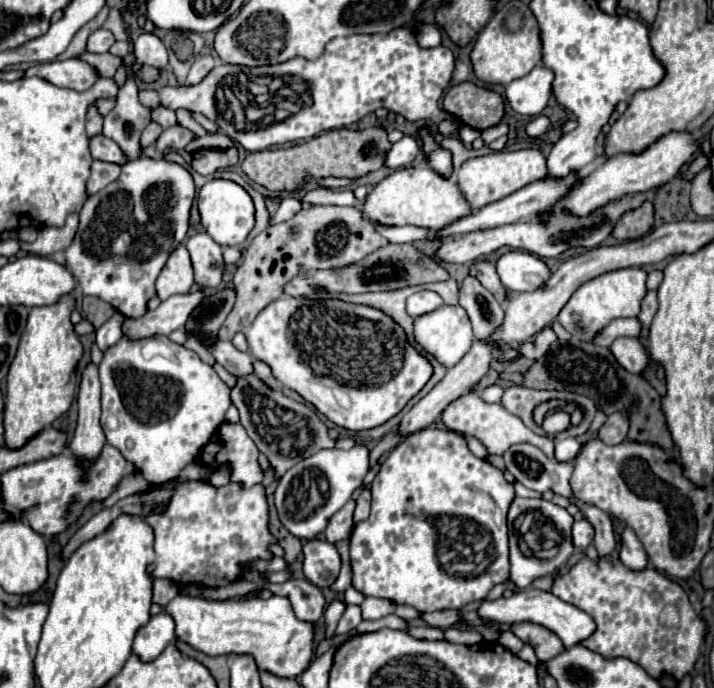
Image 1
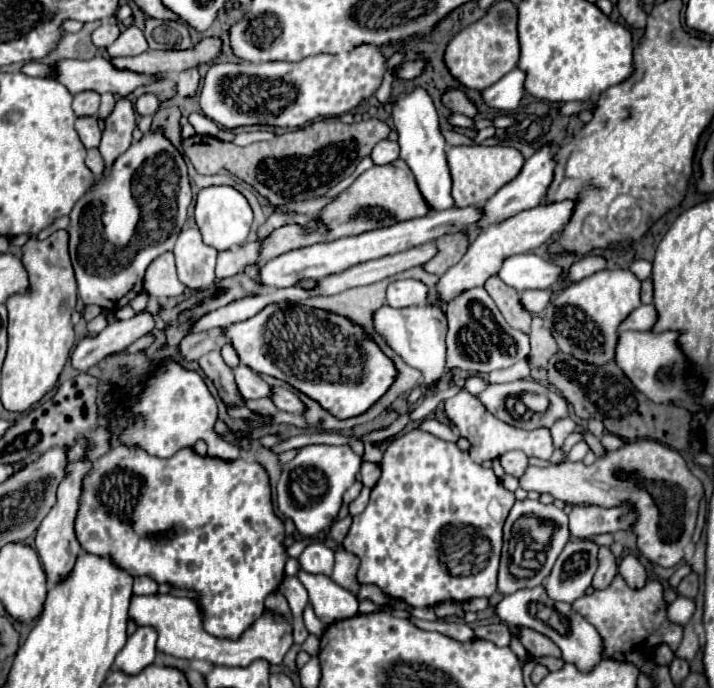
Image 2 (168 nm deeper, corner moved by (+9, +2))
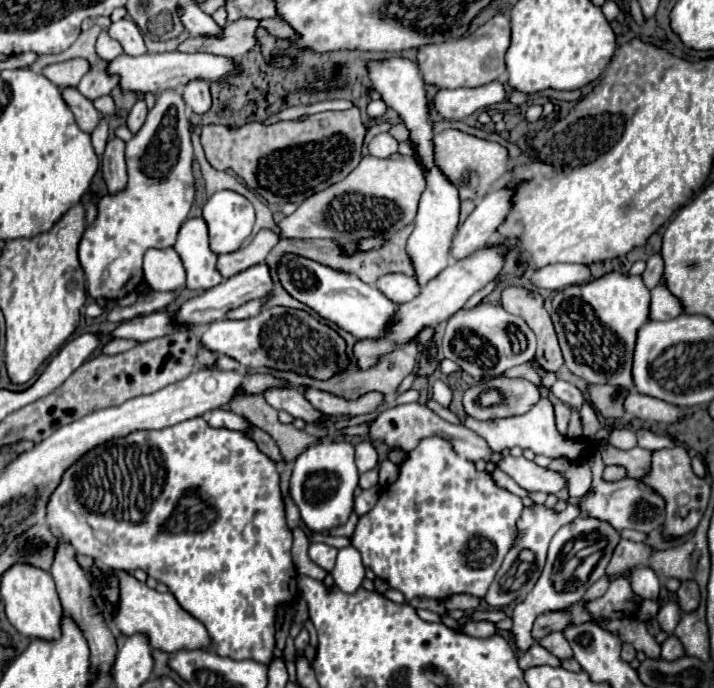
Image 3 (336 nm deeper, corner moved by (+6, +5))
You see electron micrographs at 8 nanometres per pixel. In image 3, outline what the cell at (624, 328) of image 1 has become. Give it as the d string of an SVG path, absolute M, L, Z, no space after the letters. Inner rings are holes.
M656 286L652 290L652 302L650 302L650 320L670 320L684 312L680 300L670 294L666 286Z

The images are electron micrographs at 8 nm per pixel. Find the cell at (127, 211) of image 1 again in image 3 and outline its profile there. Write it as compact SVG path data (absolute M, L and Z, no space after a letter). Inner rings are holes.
M178 90L156 96L154 108L140 132L126 144L128 186L98 202L98 218L86 228L80 242L80 264L86 274L88 294L98 300L118 300L142 282L142 258L148 248L170 248L180 224L194 202L192 142L186 104Z

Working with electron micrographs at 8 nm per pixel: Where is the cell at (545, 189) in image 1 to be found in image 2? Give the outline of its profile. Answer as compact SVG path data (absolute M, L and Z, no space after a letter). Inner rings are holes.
M481 205L463 207L463 209L451 207L445 211L429 213L419 219L401 221L401 223L385 227L385 229L373 229L373 231L367 231L367 233L361 233L355 237L343 237L343 239L337 239L331 243L317 243L311 247L283 253L281 257L275 257L261 267L261 283L265 287L291 287L303 279L323 279L331 273L341 273L341 271L345 271L353 265L359 265L363 261L413 249L427 241L435 241L437 237L443 237L445 233L453 233L453 229L467 229L469 225L475 225L481 219L481 209L483 209Z

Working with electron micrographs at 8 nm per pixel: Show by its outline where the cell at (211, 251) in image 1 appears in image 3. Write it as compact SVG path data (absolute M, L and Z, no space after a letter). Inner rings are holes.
M188 218L180 226L174 250L186 268L186 288L208 290L224 280L216 270L216 254L208 246L204 218Z

